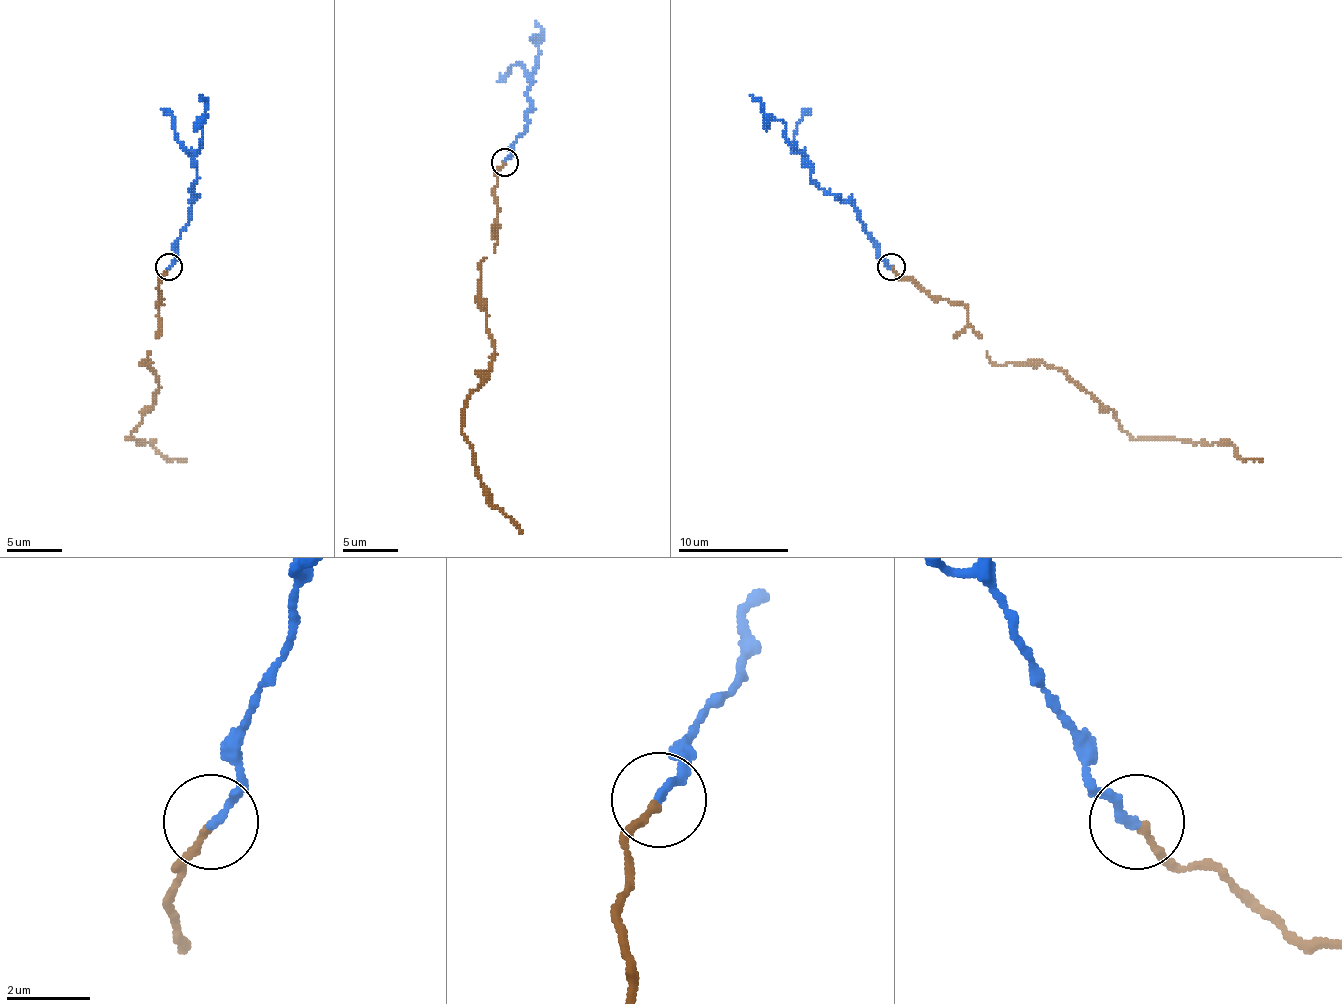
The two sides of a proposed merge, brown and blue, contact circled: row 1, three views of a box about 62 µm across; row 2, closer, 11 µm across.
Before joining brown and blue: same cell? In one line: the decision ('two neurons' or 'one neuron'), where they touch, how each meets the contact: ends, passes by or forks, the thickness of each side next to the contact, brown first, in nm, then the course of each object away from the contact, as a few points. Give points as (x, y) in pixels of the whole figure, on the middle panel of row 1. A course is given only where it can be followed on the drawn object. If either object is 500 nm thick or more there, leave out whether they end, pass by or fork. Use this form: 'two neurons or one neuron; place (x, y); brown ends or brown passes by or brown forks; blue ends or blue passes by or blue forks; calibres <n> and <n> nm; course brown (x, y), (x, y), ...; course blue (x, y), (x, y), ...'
one neuron; place (505, 162); brown ends; blue ends; calibres 170 and 200 nm; course brown (505, 164), (497, 172), (494, 252), (480, 263), (494, 357), (464, 406), (461, 434), (486, 500), (522, 533); course blue (505, 161), (527, 123), (527, 95), (541, 35), (536, 21)

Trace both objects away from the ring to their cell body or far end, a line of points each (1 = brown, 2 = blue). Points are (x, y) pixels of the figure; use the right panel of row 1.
1: (893, 266), (959, 302), (992, 362), (1044, 362), (1135, 439), (1229, 442), (1262, 461)
2: (890, 266), (852, 205), (810, 178), (810, 164), (788, 142), (786, 125), (750, 95)

